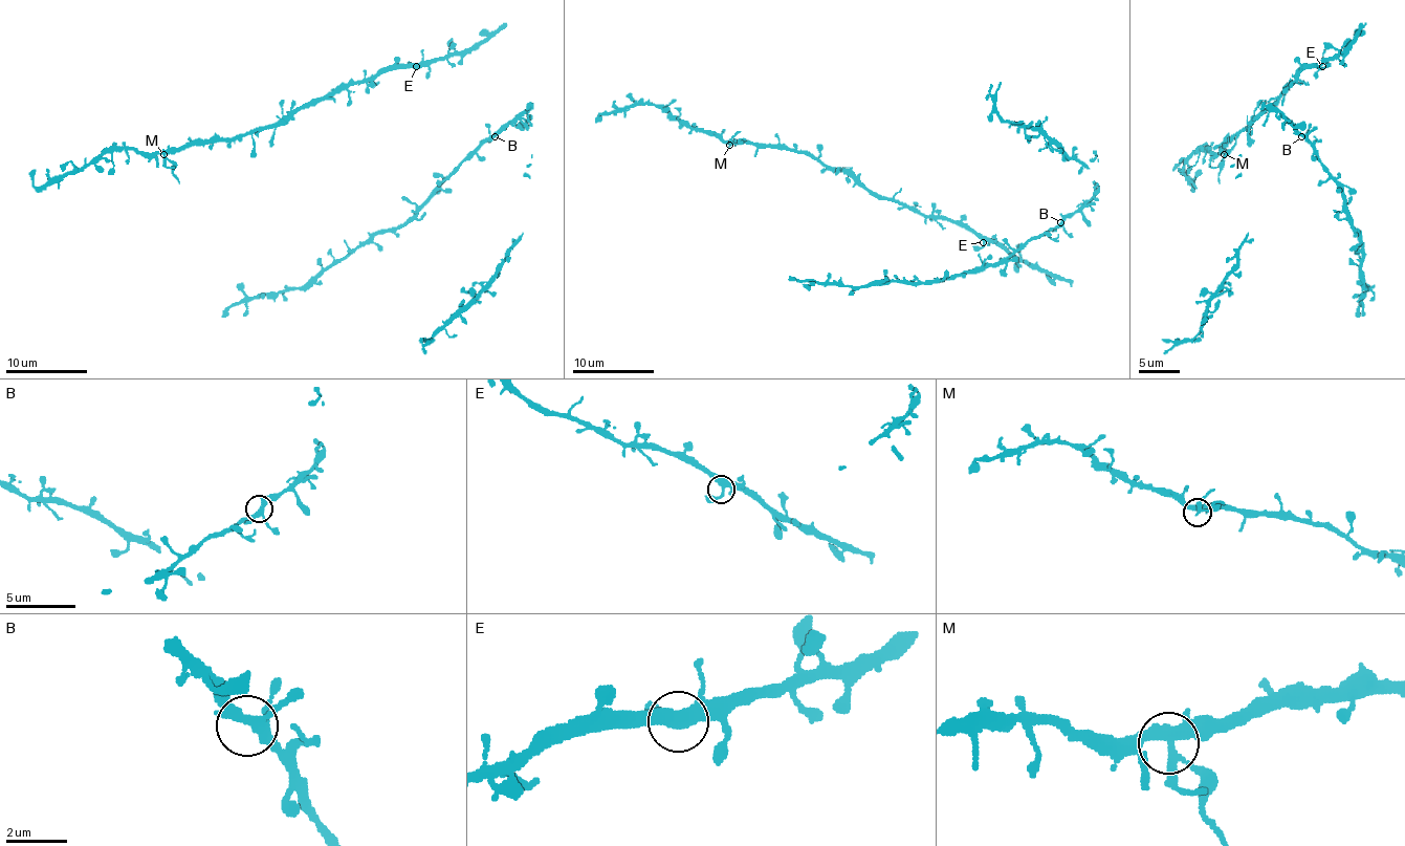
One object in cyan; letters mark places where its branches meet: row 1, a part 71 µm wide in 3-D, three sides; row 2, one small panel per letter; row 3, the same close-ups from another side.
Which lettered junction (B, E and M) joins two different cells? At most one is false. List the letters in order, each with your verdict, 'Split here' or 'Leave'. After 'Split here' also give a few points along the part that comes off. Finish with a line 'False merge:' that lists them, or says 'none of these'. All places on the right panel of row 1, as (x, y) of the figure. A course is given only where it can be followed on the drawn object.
B: Leave
E: Leave
M: Split here. Course of the part to remove: (1224, 155), (1217, 175), (1220, 183)
False merge: M

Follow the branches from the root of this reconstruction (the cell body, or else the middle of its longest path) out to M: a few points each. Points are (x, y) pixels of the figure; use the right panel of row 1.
M: (1324, 61), (1308, 65), (1248, 128), (1241, 130), (1222, 147), (1224, 155)

